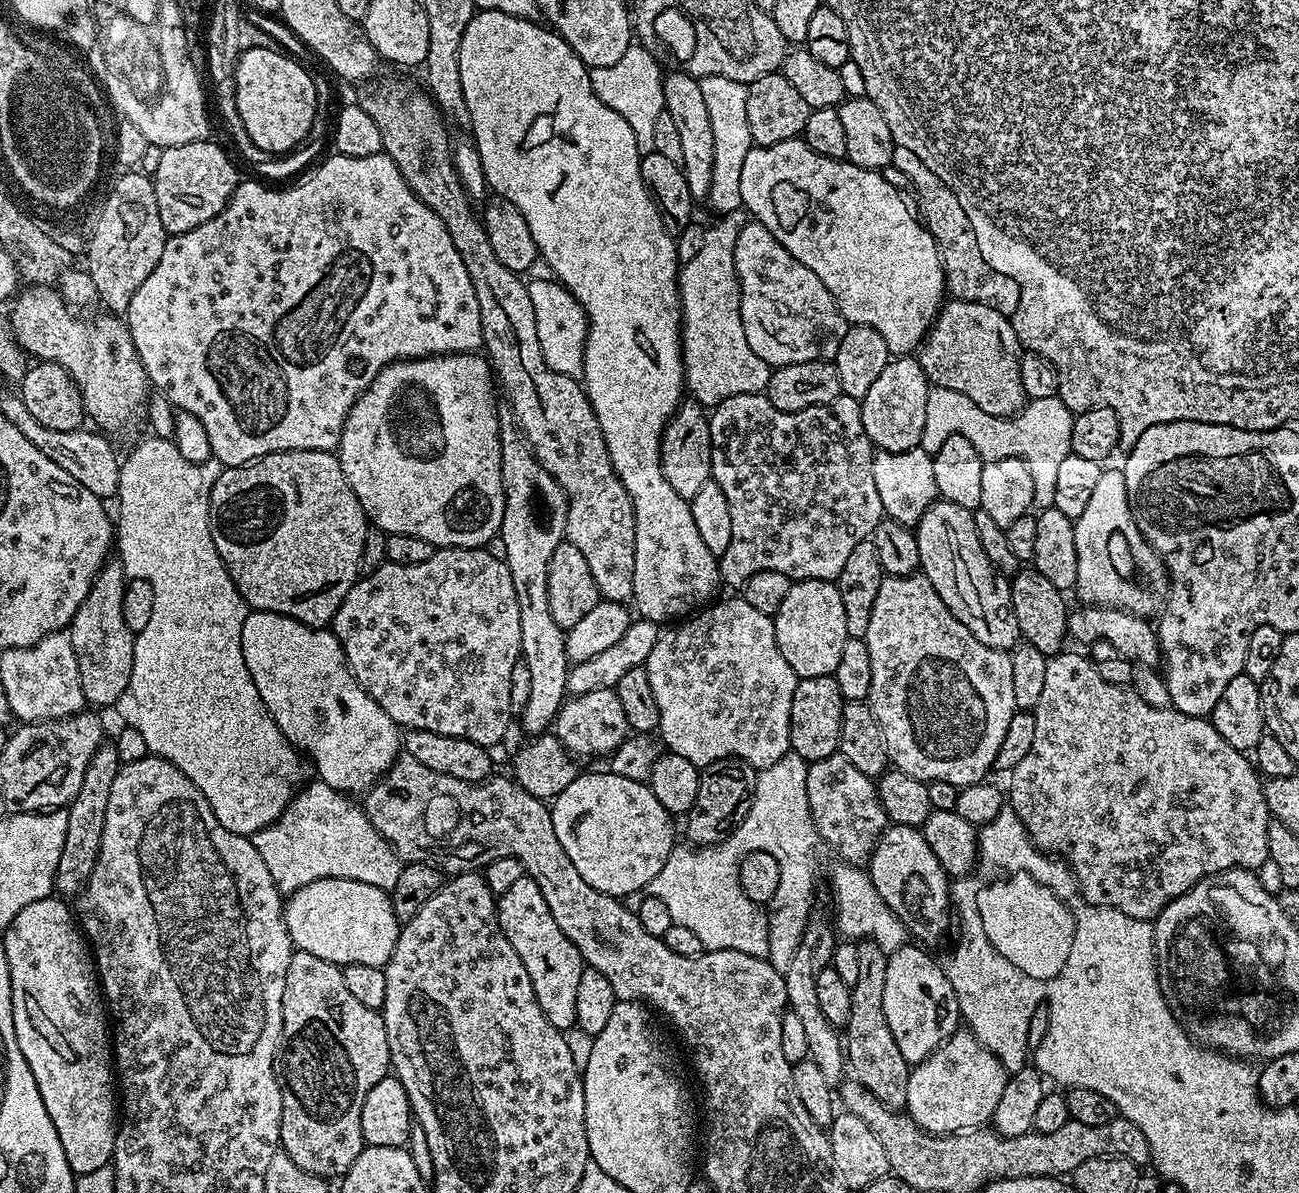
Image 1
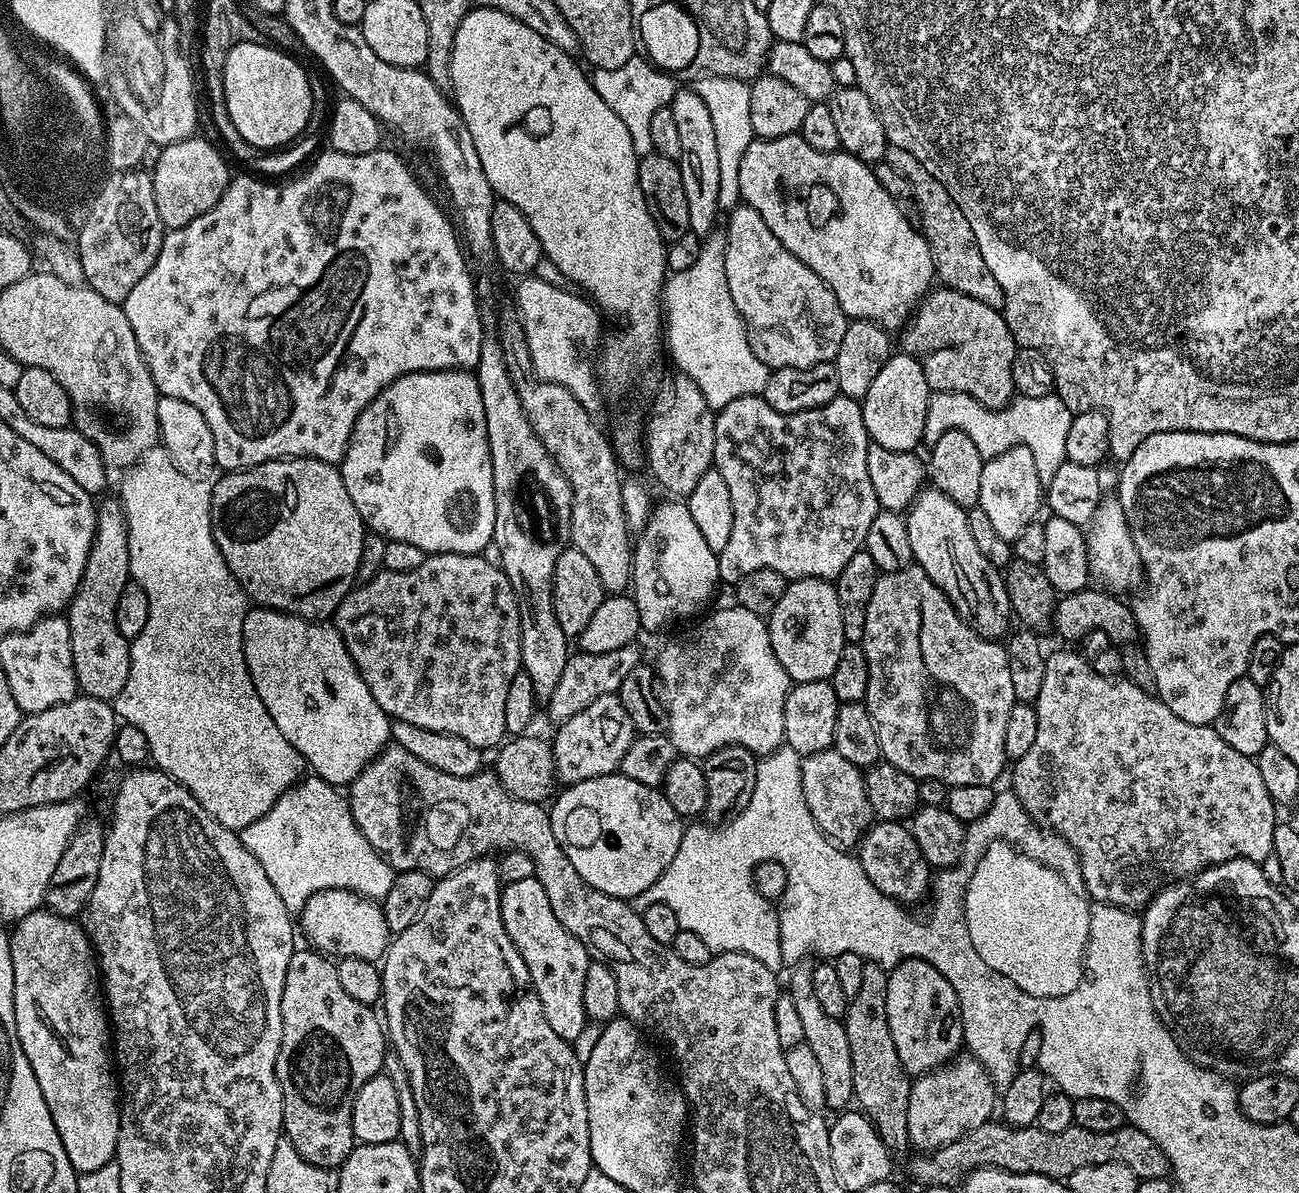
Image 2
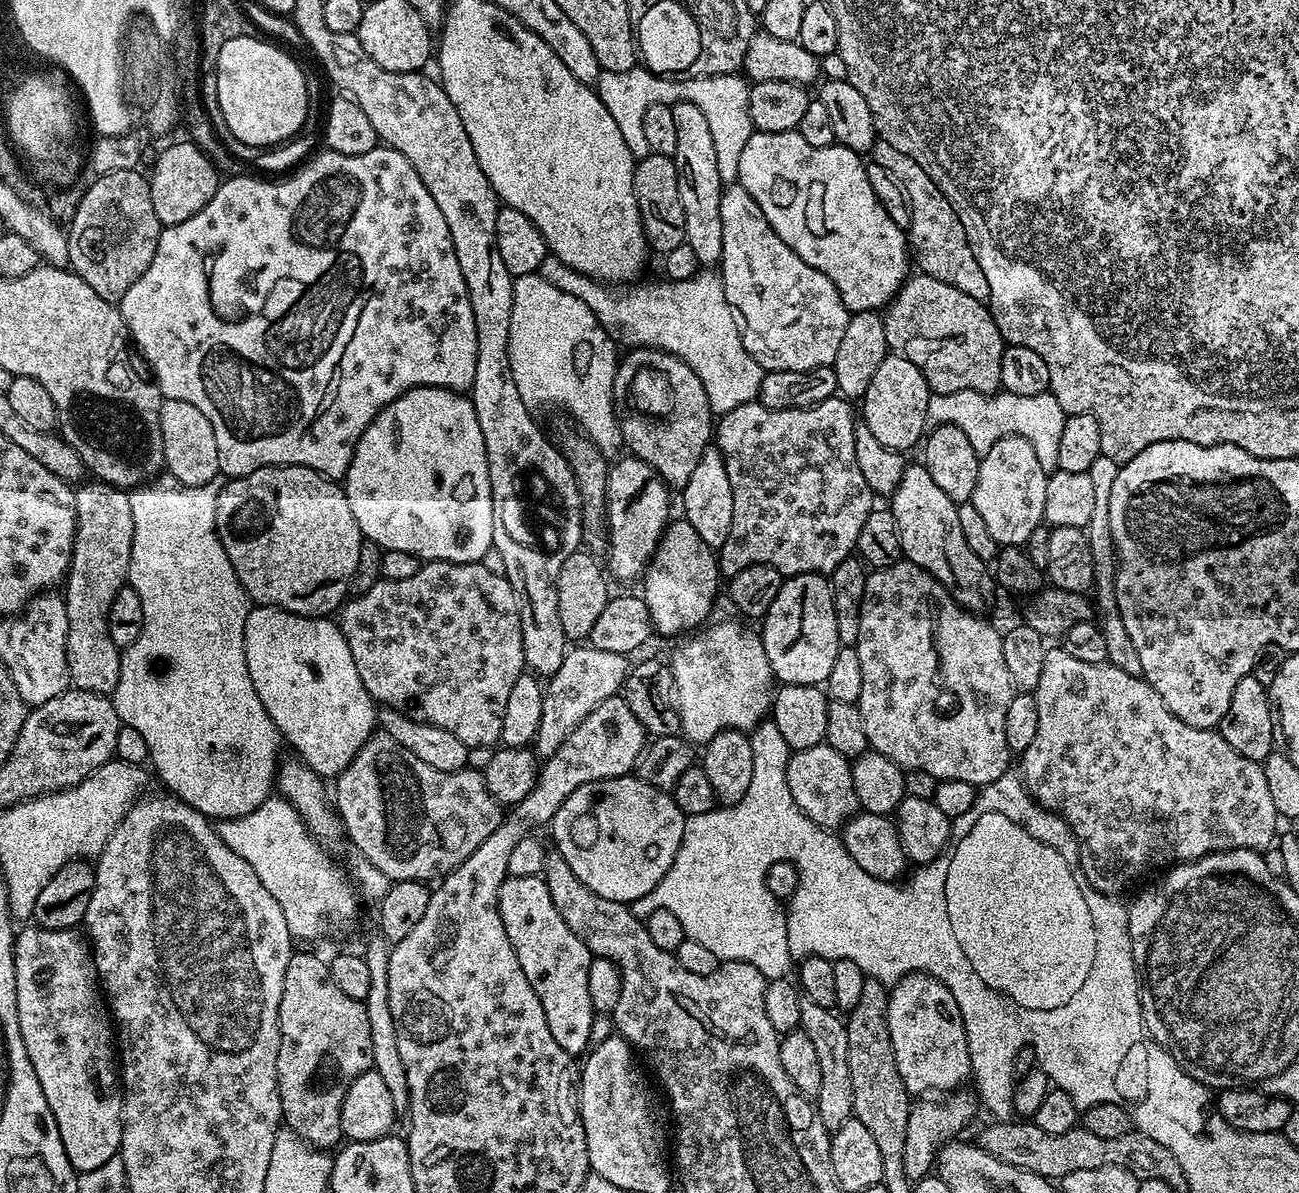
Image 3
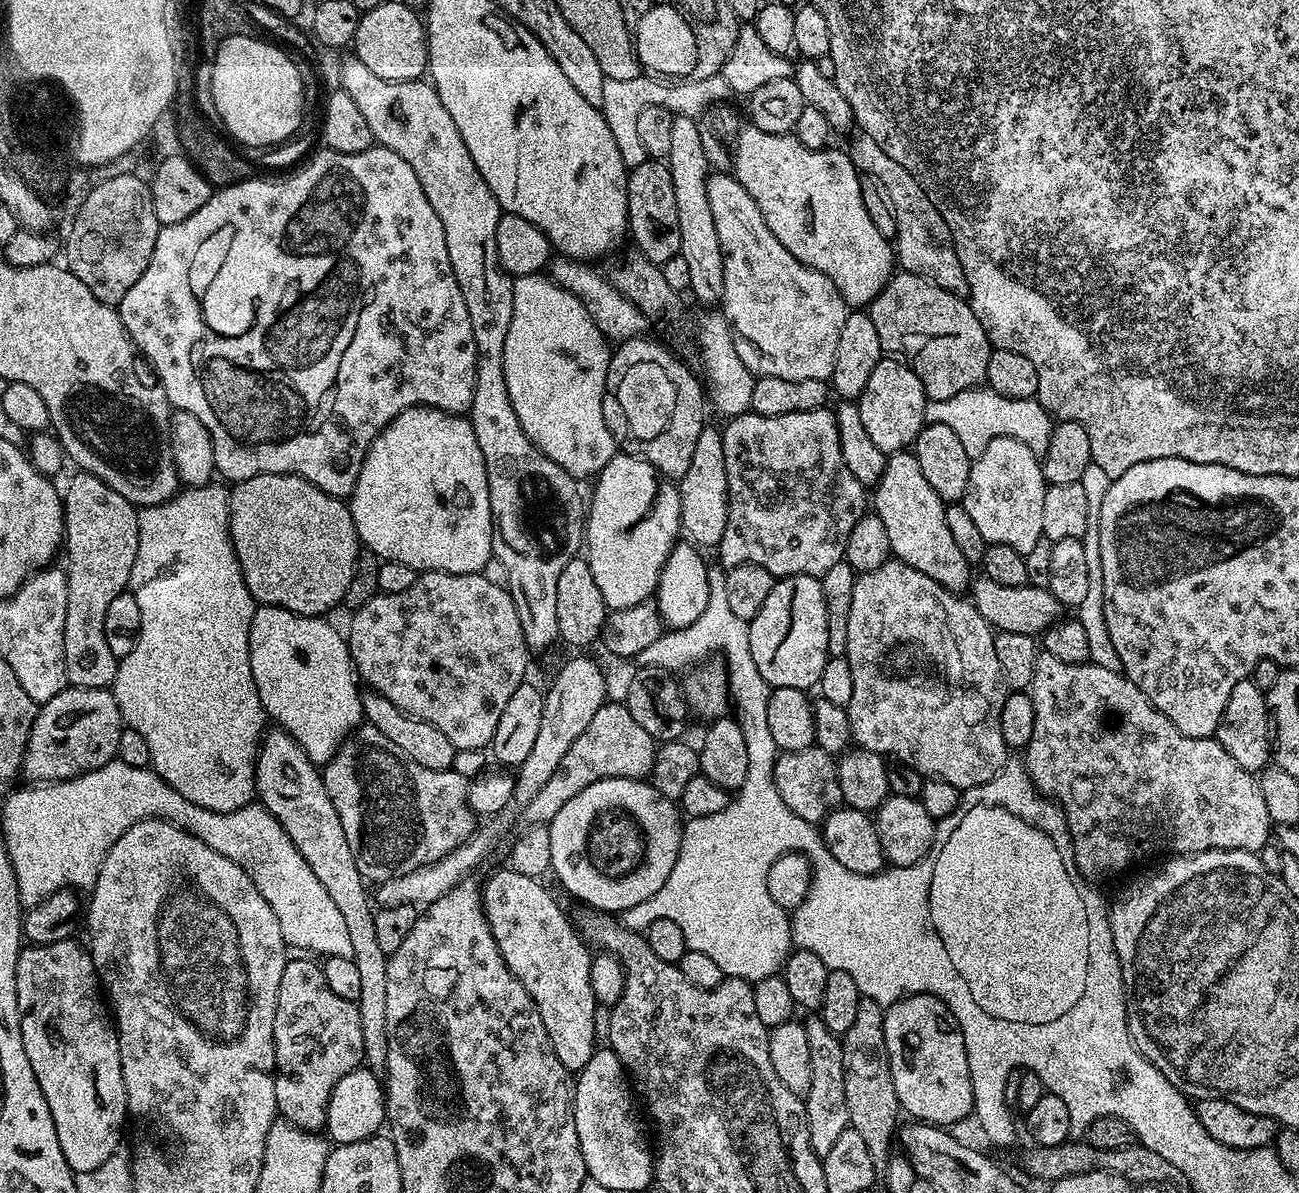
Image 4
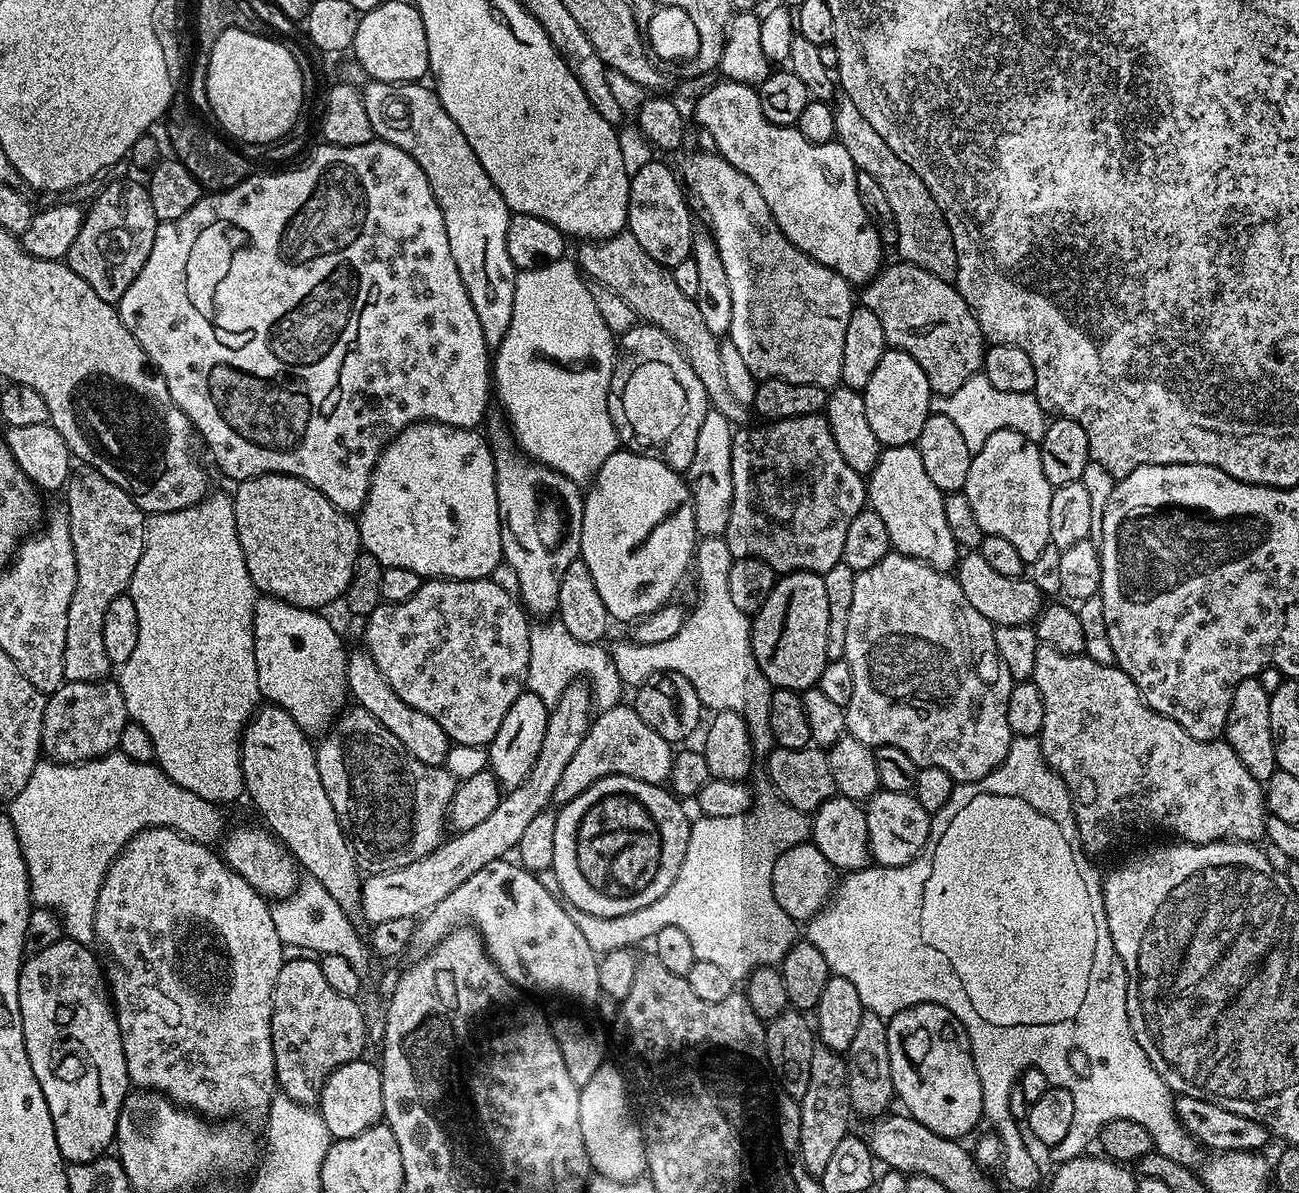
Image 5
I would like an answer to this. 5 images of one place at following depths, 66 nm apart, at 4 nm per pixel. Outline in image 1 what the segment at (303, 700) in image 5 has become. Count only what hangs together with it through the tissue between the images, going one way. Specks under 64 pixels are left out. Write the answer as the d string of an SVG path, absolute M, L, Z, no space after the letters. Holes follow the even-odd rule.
M249 611L246 622L242 626L242 658L246 658L246 670L250 670L250 678L254 678L254 686L258 686L258 694L262 694L262 702L269 714L274 718L278 730L282 730L284 737L294 747L306 753L315 775L326 786L330 786L334 790L345 794L356 794L352 792L363 794L383 776L384 771L394 763L397 756L401 755L401 729L392 721L390 714L386 714L386 710L382 710L382 706L378 706L378 702L374 702L374 698L370 698L370 694L366 694L366 690L362 690L362 686L356 681L354 674L348 668L348 663L346 662L344 651L338 642L338 638L327 627L311 628L308 624L303 624L294 618L283 616L277 612Z

